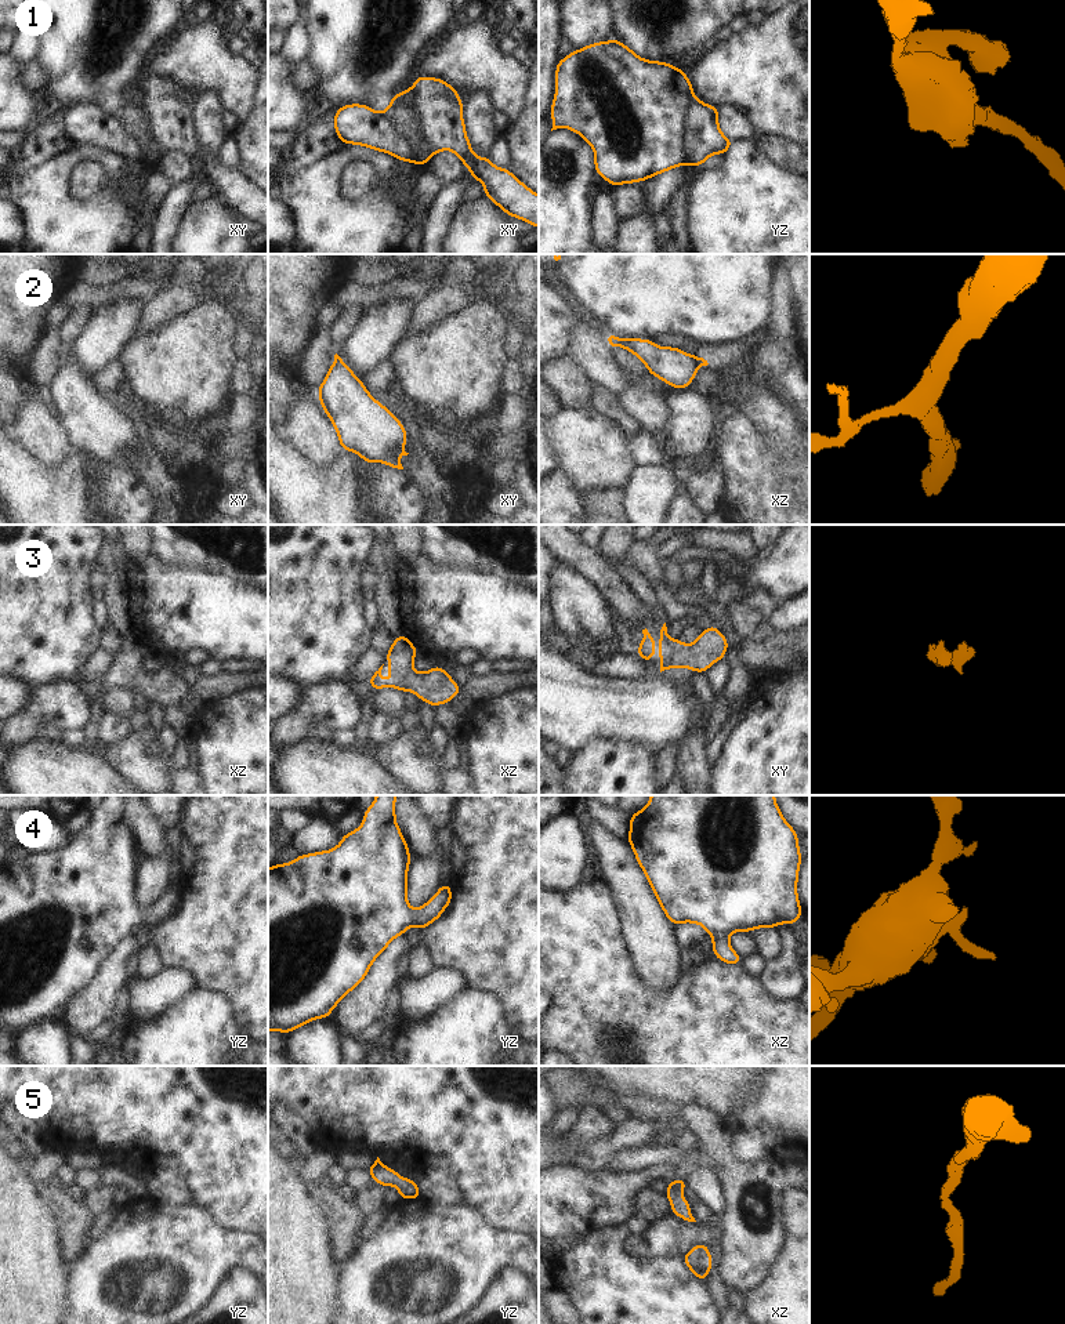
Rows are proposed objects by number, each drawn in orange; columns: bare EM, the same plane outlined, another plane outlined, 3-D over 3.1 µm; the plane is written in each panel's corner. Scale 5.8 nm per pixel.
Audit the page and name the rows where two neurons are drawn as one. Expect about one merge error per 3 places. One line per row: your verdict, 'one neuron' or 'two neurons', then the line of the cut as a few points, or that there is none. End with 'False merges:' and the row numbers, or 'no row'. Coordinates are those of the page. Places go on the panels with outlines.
1: two neurons; cut in yz along (695, 97), (688, 108), (685, 120), (684, 164)
2: one neuron; no cut
3: one neuron; no cut
4: one neuron; no cut
5: one neuron; no cut
False merges: 1

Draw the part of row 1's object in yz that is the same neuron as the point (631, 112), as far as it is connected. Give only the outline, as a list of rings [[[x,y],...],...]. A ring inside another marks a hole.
[[[617,39],[591,43],[555,66],[551,131],[565,127],[579,134],[594,150],[595,173],[613,188],[642,182],[685,166],[685,120],[695,98],[682,69],[641,58]]]

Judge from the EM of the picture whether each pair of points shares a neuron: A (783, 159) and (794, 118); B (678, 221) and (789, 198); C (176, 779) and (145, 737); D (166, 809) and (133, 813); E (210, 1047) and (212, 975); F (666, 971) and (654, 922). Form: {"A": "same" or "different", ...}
{"A": "different", "B": "different", "C": "same", "D": "different", "E": "different", "F": "same"}

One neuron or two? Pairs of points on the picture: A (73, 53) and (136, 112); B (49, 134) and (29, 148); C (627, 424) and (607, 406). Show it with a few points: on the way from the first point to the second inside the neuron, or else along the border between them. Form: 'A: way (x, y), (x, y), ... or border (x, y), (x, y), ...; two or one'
A: way (87, 69), (119, 101); one
B: way (44, 138), (33, 145); one
C: way (622, 419), (612, 409); one

